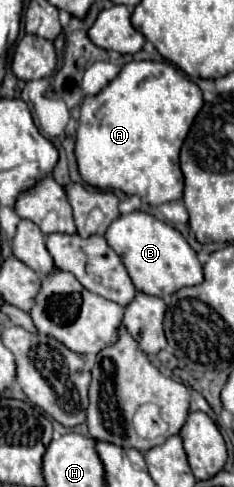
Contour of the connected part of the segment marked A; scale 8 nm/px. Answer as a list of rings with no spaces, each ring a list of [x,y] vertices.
[[[129,62],[97,96],[81,104],[75,156],[81,178],[101,190],[137,194],[145,204],[161,206],[183,198],[179,150],[203,106],[203,94],[169,62]]]

